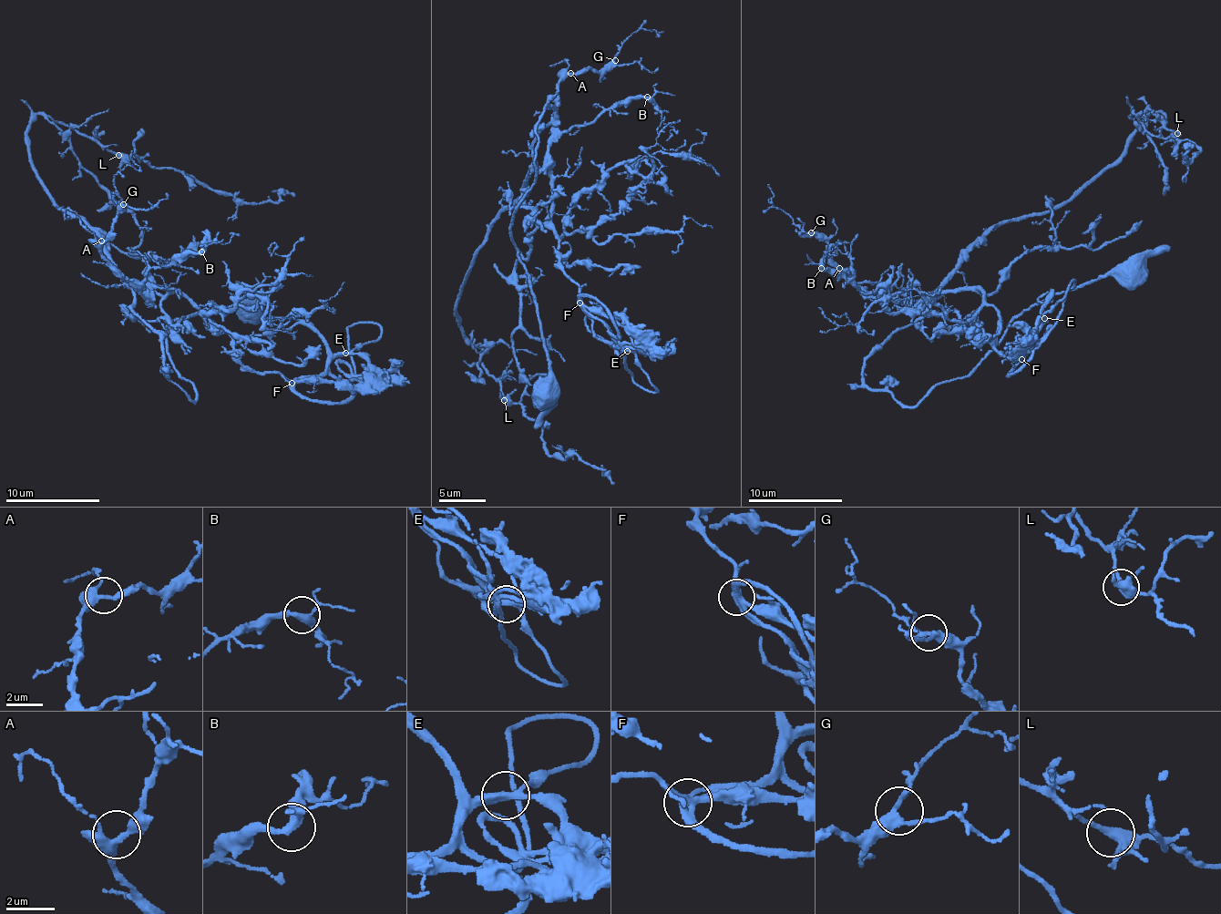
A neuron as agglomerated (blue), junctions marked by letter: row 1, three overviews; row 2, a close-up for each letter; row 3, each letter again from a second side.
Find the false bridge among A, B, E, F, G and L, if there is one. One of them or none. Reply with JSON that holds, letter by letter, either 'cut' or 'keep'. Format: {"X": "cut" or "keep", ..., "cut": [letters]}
{"A": "keep", "B": "keep", "E": "keep", "F": "cut", "G": "keep", "L": "keep", "cut": ["F"]}

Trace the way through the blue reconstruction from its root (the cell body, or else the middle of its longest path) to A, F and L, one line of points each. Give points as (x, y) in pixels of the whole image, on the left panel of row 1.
A: (251, 304), (169, 323), (188, 400), (131, 307), (146, 288), (117, 274), (101, 241)
F: (251, 304), (169, 323), (194, 402), (131, 307), (137, 286), (178, 291), (237, 360), (292, 382)
L: (251, 304), (169, 323), (188, 400), (132, 286), (41, 181), (30, 118), (118, 155)

